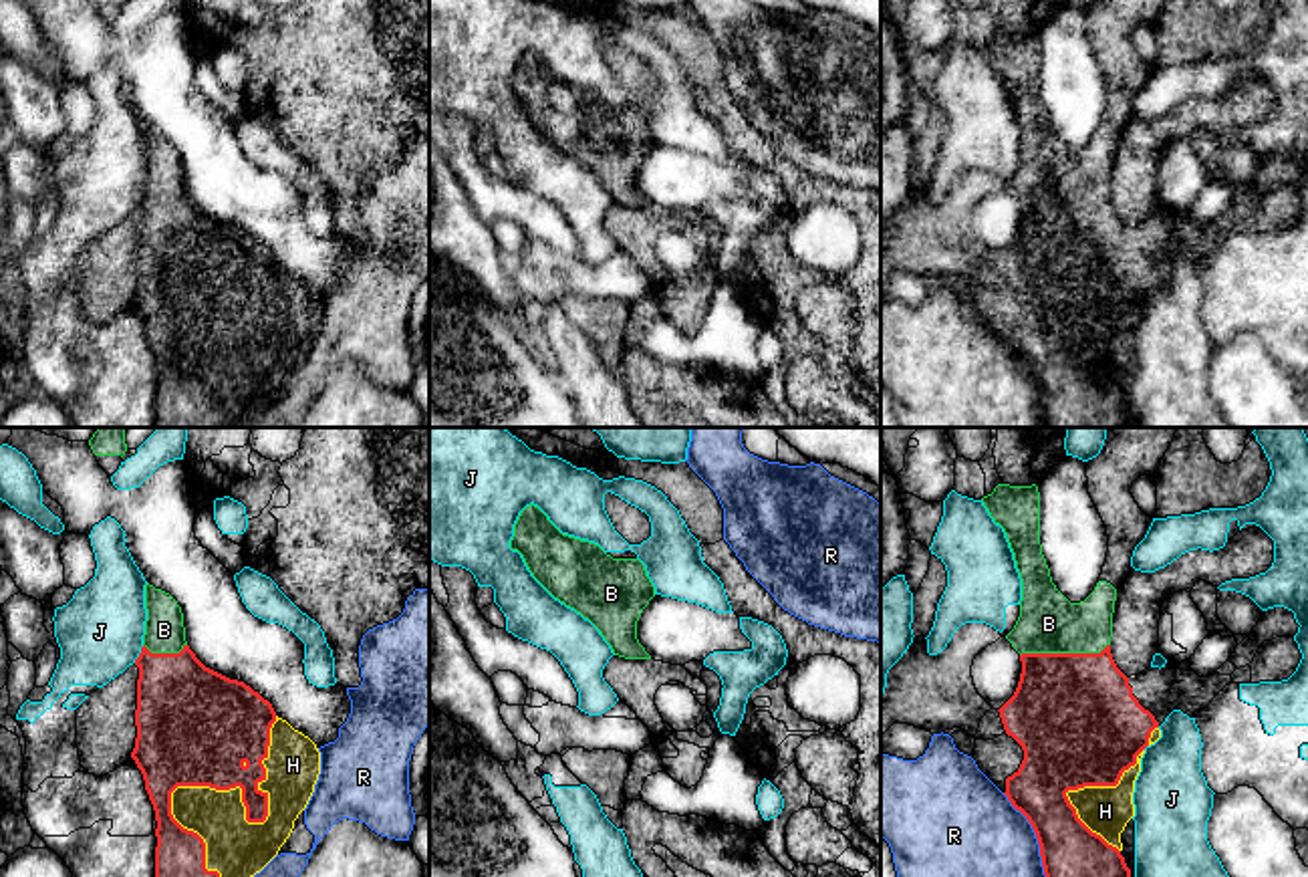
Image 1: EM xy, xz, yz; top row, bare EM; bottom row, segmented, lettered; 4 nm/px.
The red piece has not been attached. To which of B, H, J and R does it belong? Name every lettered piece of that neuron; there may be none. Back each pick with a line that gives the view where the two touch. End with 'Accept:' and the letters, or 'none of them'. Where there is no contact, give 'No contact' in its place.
B: Touches red in yz
H: Touches red in xy
Accept: B, H

